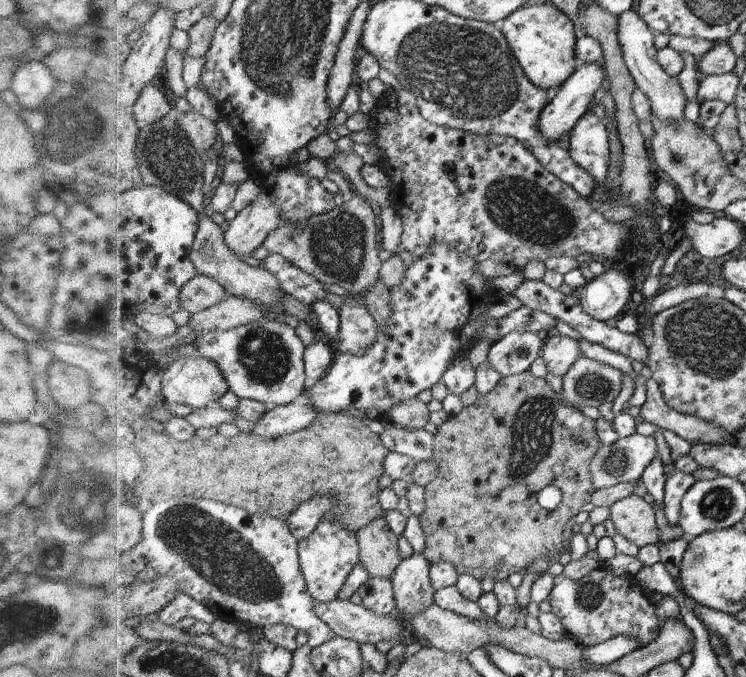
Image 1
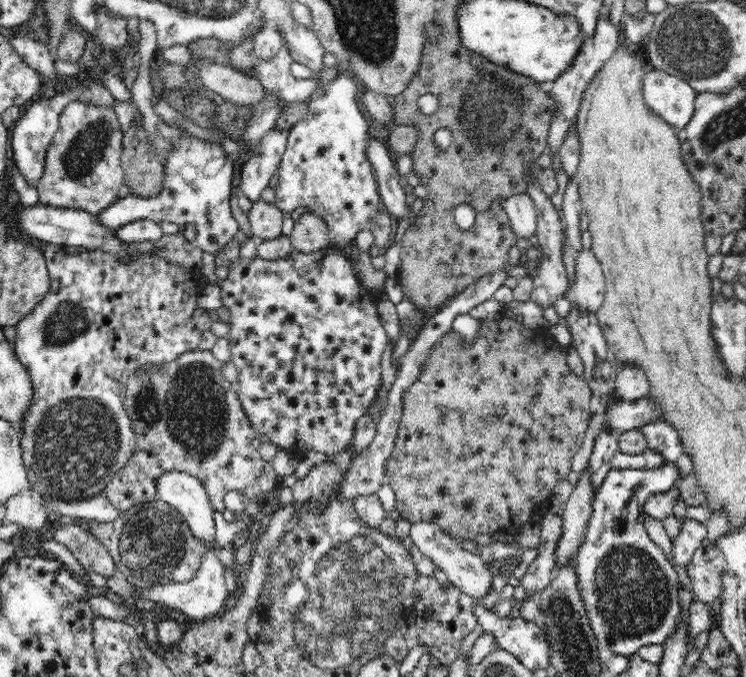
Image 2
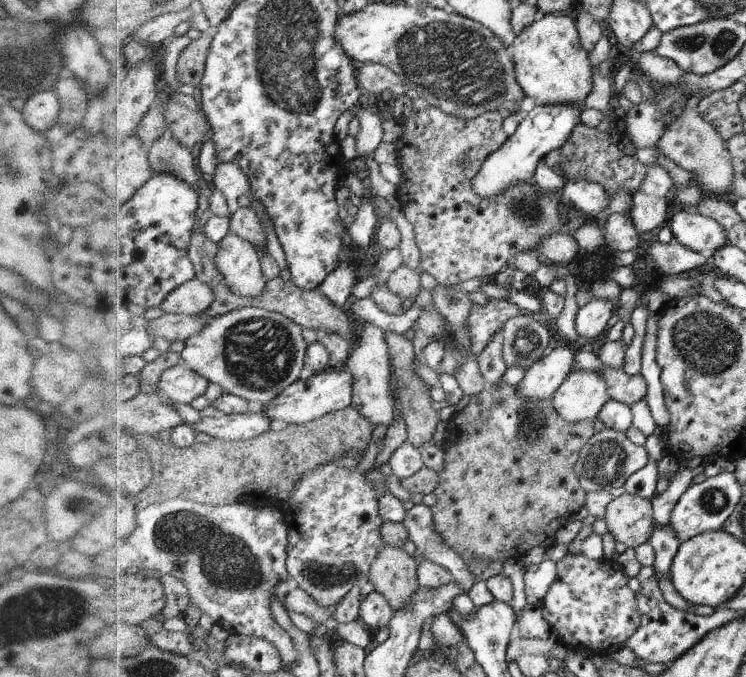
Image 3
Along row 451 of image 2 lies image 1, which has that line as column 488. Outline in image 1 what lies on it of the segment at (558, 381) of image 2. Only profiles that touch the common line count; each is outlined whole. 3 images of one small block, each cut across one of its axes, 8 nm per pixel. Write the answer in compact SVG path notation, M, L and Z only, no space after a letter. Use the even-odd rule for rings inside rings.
M525 371L510 377L502 377L498 385L485 396L479 396L471 406L464 406L458 414L447 418L444 424L438 427L434 438L433 460L437 461L439 477L425 487L425 510L421 520L421 528L425 535L425 548L423 556L430 564L451 563L459 570L459 574L474 576L478 581L485 578L494 579L495 582L507 580L513 573L525 574L525 571L536 560L541 558L555 559L558 562L562 548L554 548L562 542L565 534L564 526L570 518L577 516L583 510L584 504L591 502L595 494L595 484L591 480L591 463L596 452L601 446L599 432L595 421L590 417L574 413L560 396L556 395L553 388L542 378L534 377L530 371ZM546 486L555 486L562 491L563 500L555 510L545 511L536 508L538 493Z

